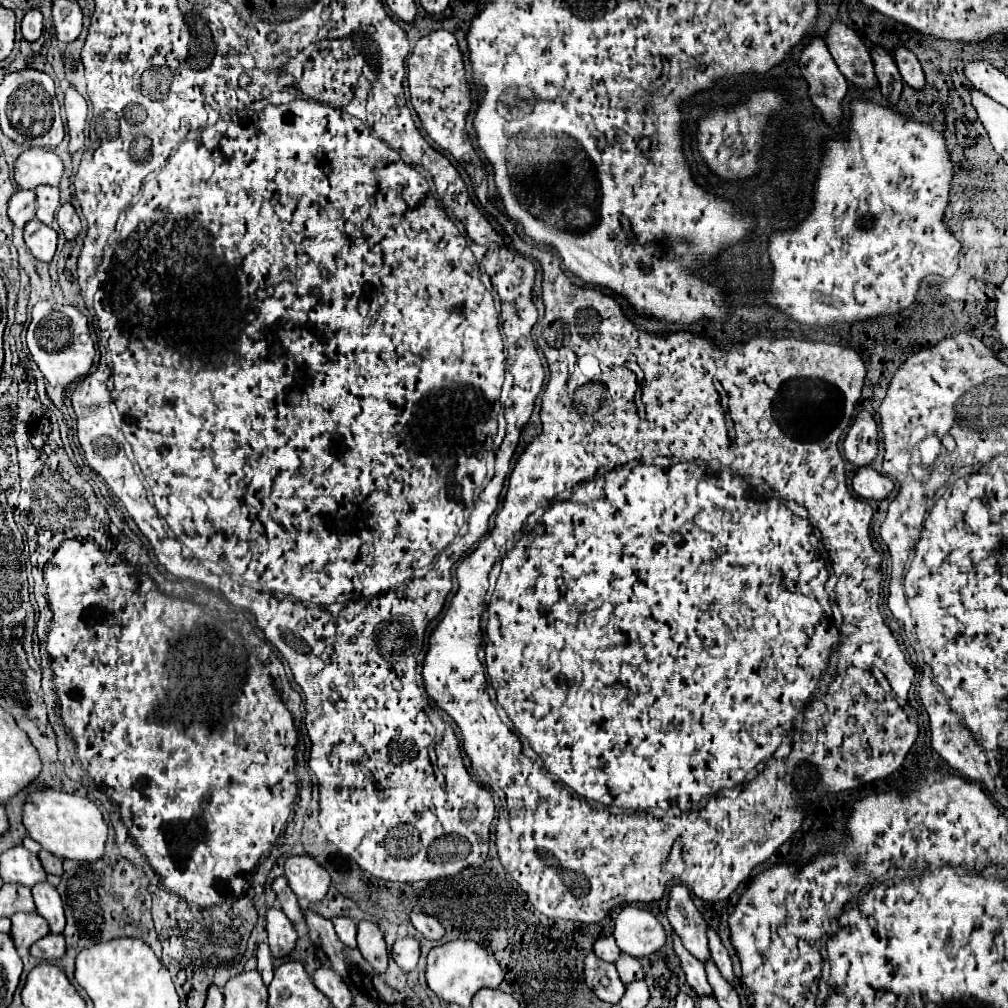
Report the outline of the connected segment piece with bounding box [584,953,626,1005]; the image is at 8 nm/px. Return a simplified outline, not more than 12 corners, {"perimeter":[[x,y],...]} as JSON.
{"perimeter":[[586,957],[586,983],[608,1003],[618,1003],[624,983],[612,963]]}

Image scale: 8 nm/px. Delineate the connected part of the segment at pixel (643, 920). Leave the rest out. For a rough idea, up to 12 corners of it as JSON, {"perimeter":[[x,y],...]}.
{"perimeter":[[628,905],[614,939],[640,959],[660,951],[666,933],[650,911]]}

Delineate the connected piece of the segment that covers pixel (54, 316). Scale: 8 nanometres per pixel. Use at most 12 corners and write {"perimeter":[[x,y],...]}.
{"perimeter":[[40,301],[26,331],[50,385],[88,375],[94,341],[72,305]]}

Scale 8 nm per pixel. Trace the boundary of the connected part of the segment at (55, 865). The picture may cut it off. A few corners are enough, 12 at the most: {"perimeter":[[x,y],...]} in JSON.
{"perimeter":[[40,851],[38,857],[46,873],[62,875],[62,859]]}

